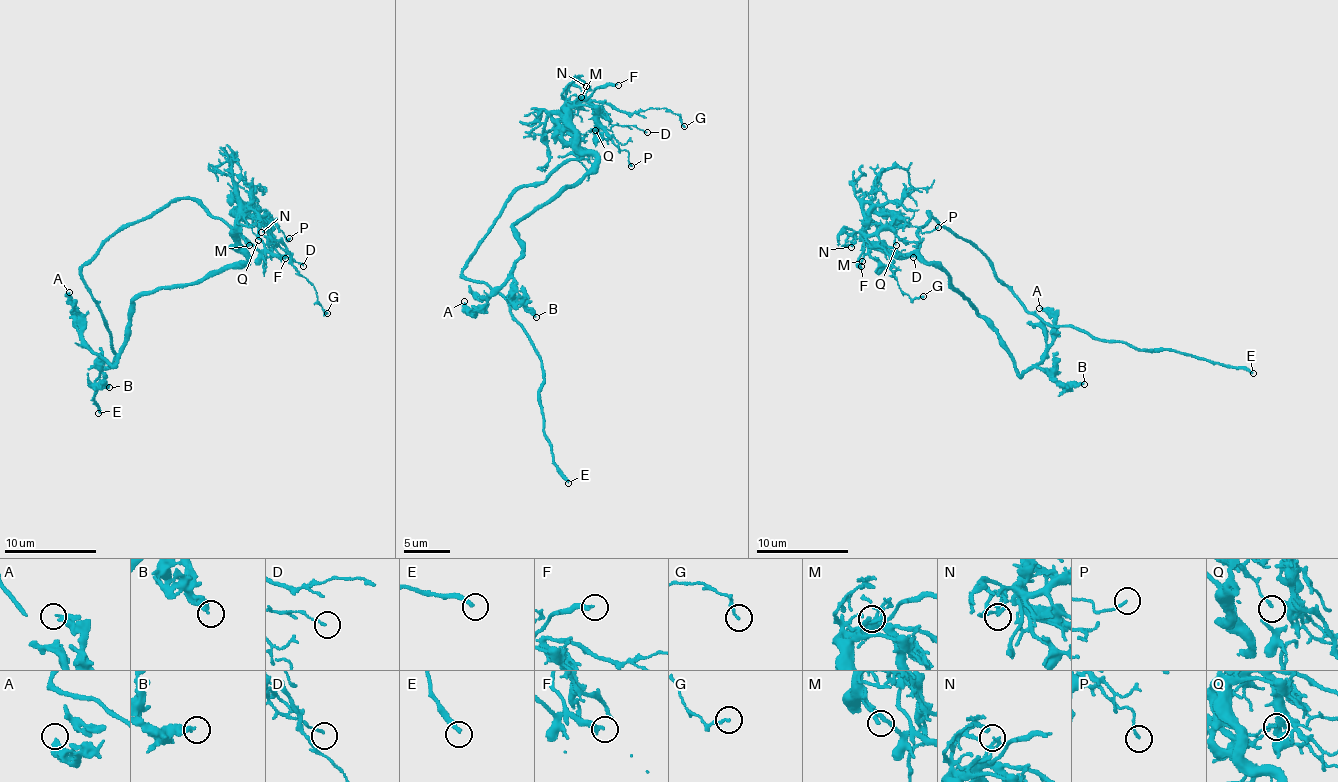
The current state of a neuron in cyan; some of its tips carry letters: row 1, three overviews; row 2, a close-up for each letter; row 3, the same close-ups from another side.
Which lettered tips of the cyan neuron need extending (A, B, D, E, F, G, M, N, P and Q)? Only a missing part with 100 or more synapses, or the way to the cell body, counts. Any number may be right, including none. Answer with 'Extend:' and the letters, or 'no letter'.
Extend: E

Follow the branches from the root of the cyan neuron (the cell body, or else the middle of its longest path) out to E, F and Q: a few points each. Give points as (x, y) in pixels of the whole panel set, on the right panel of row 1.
E: (933, 217), (985, 254), (1021, 306), (1047, 323), (1135, 347), (1192, 354), (1253, 373)
F: (933, 217), (930, 211), (932, 216), (918, 229), (919, 245), (906, 254), (876, 247), (862, 234), (861, 266)
Q: (933, 217), (930, 211), (919, 245), (906, 254), (878, 247), (866, 227), (887, 228), (896, 245)

